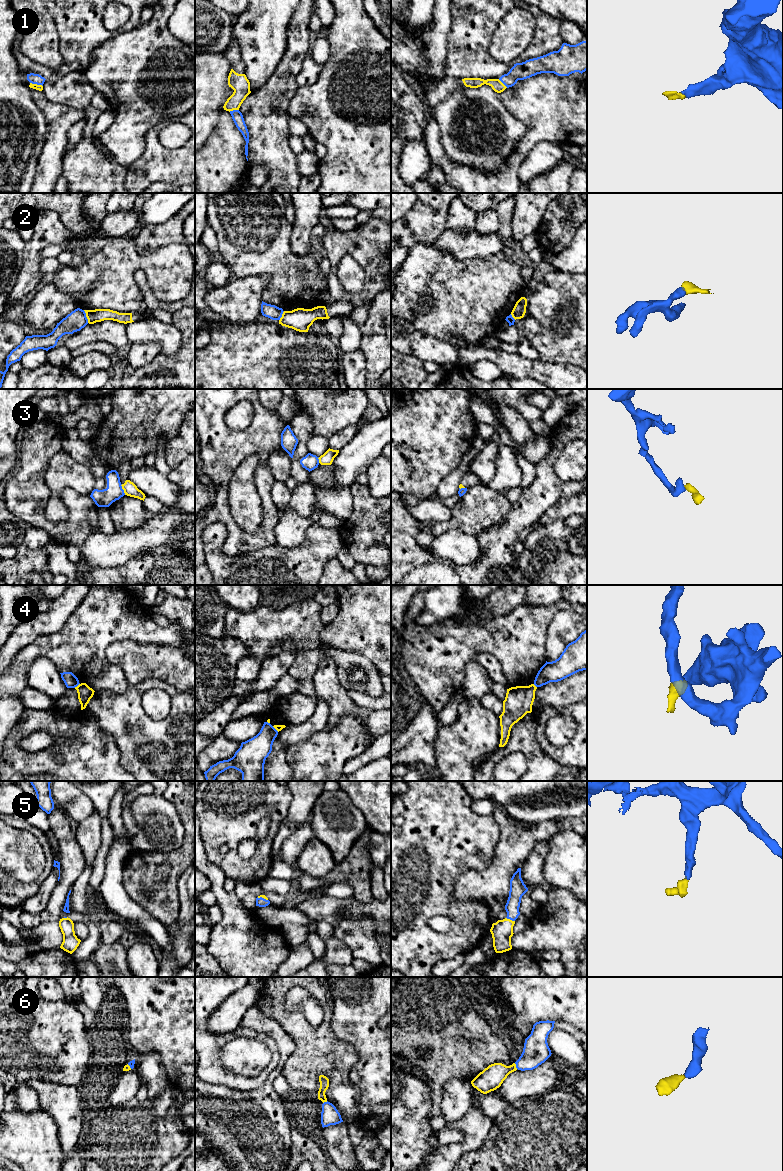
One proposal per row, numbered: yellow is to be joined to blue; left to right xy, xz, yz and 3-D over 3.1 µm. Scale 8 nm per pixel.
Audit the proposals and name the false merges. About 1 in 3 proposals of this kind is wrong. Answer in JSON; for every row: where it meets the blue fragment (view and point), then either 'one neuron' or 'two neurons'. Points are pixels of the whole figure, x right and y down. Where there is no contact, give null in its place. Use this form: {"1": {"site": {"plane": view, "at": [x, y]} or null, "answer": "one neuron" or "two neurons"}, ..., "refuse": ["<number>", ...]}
{"1": {"site": {"plane": "xy", "at": [36, 83]}, "answer": "one neuron"}, "2": {"site": {"plane": "xy", "at": [85, 316]}, "answer": "two neurons"}, "3": {"site": {"plane": "xy", "at": [122, 489]}, "answer": "two neurons"}, "4": {"site": {"plane": "xy", "at": [76, 686]}, "answer": "two neurons"}, "5": {"site": {"plane": "yz", "at": [510, 919]}, "answer": "one neuron"}, "6": {"site": {"plane": "yz", "at": [516, 1066]}, "answer": "one neuron"}, "refuse": ["2", "3", "4"]}

